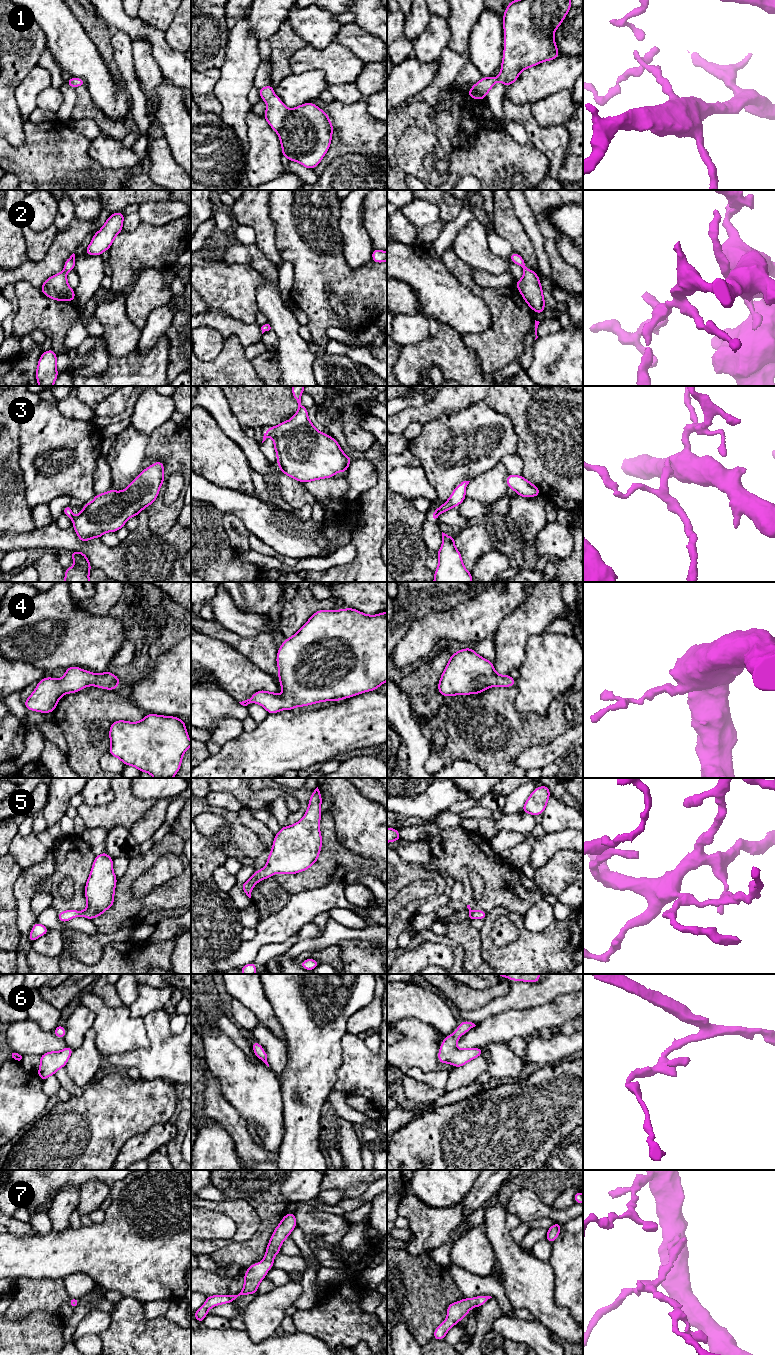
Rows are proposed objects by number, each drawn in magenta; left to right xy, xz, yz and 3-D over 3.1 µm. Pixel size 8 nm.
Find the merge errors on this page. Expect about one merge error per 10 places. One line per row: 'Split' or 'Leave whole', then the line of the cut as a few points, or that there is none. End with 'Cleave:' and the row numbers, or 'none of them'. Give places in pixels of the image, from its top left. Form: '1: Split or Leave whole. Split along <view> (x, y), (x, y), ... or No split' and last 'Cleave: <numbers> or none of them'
1: Leave whole. No split
2: Leave whole. No split
3: Leave whole. No split
4: Leave whole. No split
5: Leave whole. No split
6: Leave whole. No split
7: Leave whole. No split
Cleave: none of them

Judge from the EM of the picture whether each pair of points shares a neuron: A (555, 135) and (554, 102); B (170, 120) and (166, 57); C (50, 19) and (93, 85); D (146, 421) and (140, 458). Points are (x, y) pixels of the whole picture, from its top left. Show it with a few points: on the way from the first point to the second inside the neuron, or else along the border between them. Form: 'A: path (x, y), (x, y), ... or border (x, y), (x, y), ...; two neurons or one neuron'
A: border (533, 115), (534, 119), (541, 126), (564, 125); two neurons
B: border (166, 79), (179, 88); two neurons
C: path (64, 35), (72, 49), (92, 69); one neuron
D: border (131, 424), (146, 434), (153, 432); two neurons

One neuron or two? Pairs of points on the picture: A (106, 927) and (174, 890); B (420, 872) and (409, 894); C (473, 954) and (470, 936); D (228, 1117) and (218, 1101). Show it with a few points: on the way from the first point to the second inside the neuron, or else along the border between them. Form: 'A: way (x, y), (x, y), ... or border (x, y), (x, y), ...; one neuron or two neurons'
A: way (123, 914), (157, 900); one neuron
B: border (438, 886), (430, 879), (416, 879), (397, 892); two neurons
C: way (472, 950), (470, 940); one neuron
D: way (224, 1113), (218, 1105); one neuron

